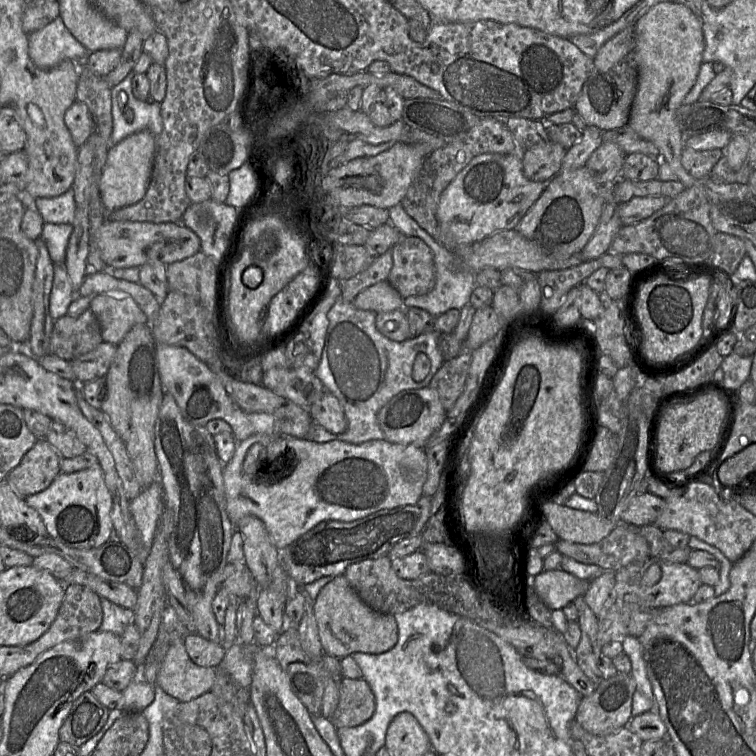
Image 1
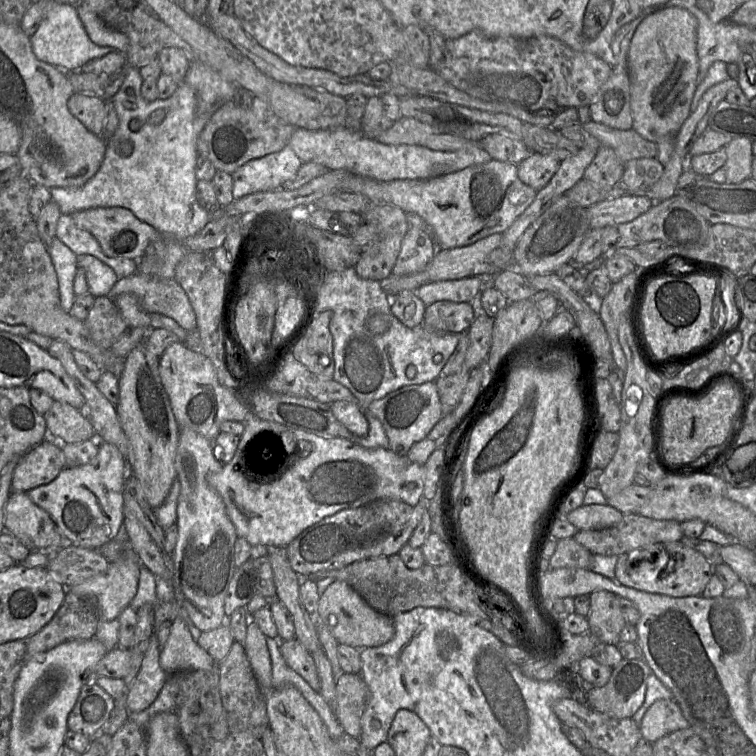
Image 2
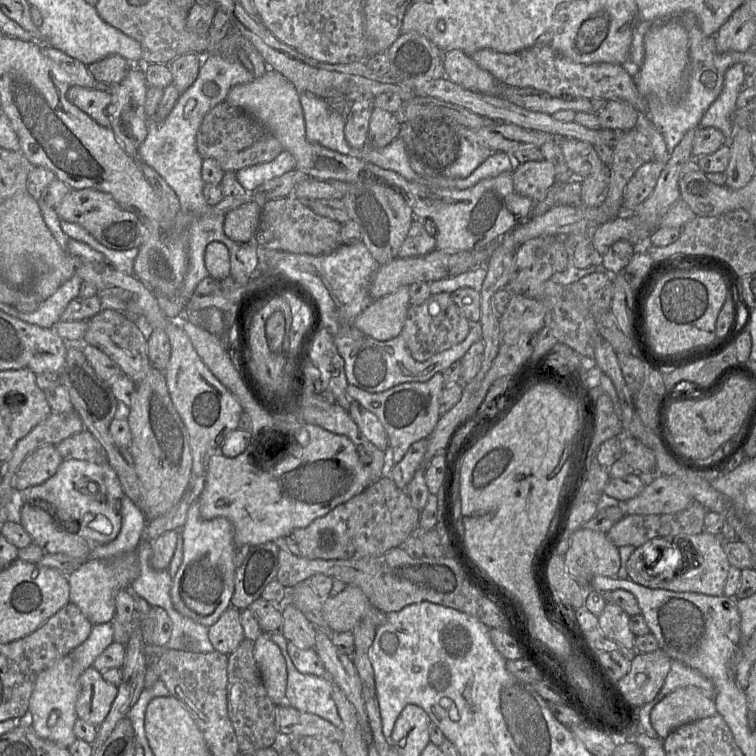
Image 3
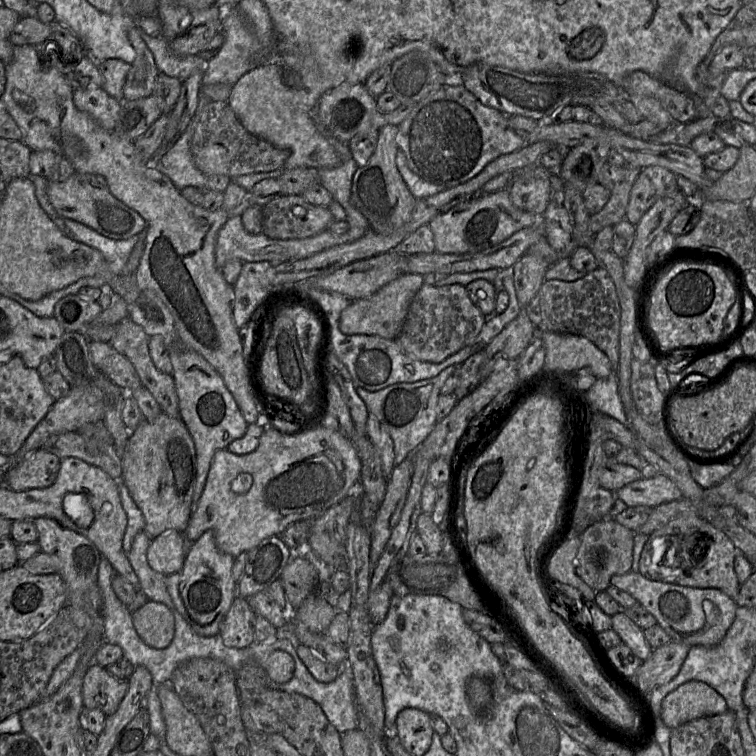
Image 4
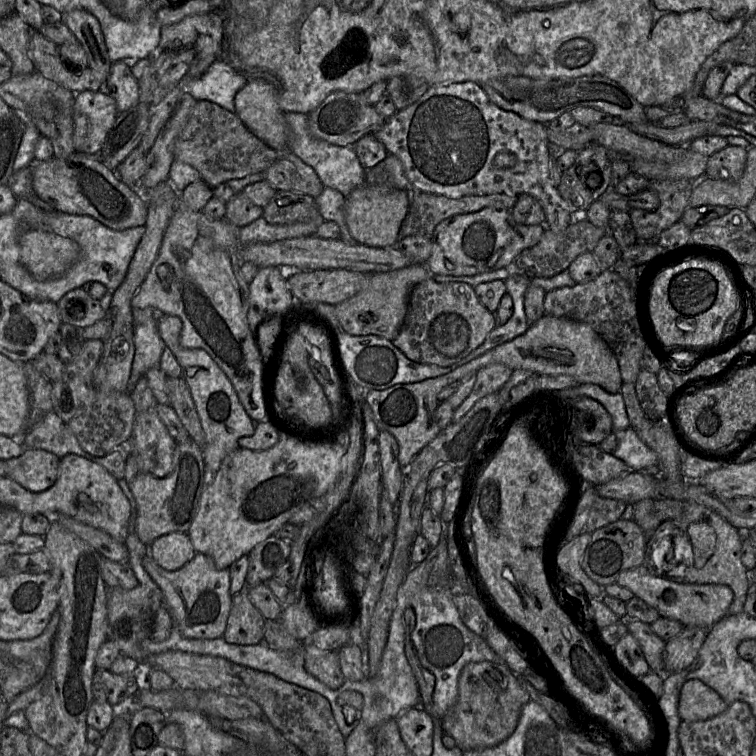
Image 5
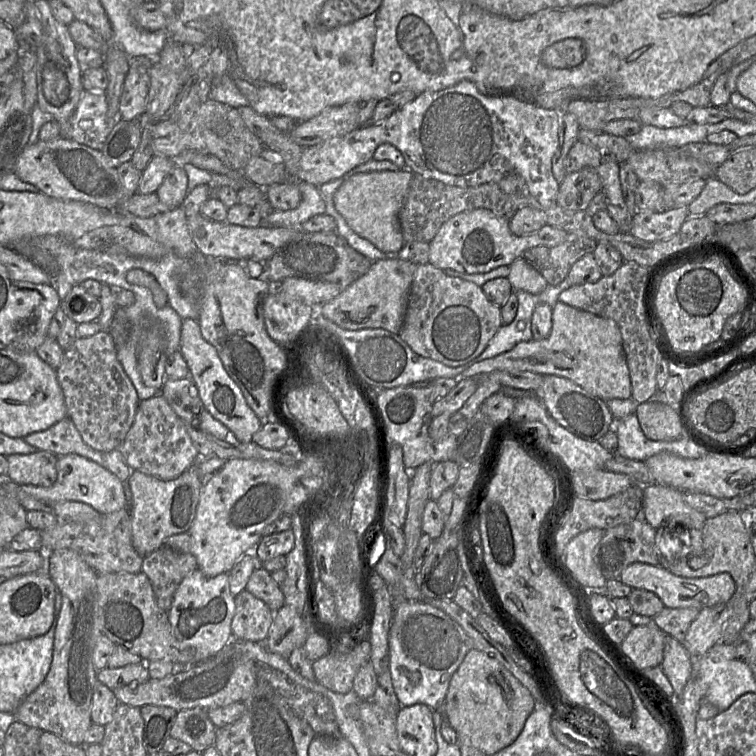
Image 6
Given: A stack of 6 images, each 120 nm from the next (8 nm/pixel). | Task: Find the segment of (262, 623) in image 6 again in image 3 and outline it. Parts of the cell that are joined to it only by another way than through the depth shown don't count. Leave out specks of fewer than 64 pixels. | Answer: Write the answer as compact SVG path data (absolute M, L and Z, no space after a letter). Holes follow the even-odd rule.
M229 606L220 619L208 628L208 638L215 651L230 655L245 639L240 613L238 608Z

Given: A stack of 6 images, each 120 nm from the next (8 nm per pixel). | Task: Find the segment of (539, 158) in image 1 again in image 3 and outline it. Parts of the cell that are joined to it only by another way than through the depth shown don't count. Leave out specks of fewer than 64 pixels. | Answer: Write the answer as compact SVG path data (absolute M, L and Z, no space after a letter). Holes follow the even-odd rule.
M545 159L542 161L529 161L515 166L512 172L512 180L514 191L517 194L528 197L536 203L541 201L556 183L556 172L554 165Z

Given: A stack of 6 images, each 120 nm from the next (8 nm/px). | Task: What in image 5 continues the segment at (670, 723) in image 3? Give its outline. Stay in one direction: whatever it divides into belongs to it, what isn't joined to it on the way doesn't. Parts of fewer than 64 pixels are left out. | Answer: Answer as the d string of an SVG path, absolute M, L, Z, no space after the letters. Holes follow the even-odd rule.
M688 680L682 686L678 701L678 714L682 721L708 720L724 712L727 707L722 697L700 680Z

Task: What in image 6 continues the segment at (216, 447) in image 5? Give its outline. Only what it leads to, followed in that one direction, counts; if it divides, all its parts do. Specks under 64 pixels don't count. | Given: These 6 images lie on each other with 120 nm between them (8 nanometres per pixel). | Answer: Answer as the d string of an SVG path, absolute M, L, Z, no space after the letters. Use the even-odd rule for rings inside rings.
M197 320L182 321L179 351L187 363L189 377L196 385L199 397L209 414L226 426L240 442L252 442L252 436L262 427L261 420L225 370L215 347L203 338Z

